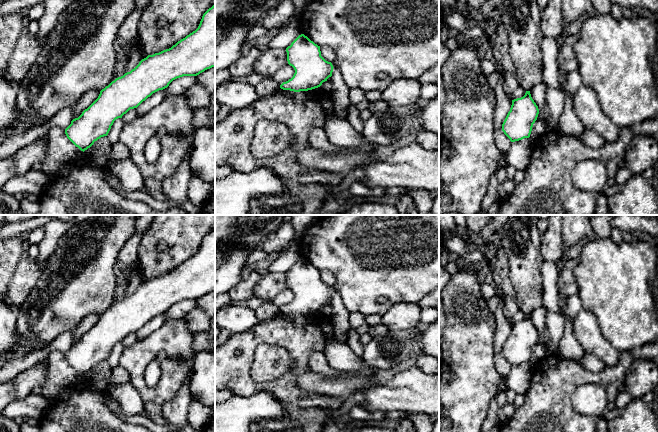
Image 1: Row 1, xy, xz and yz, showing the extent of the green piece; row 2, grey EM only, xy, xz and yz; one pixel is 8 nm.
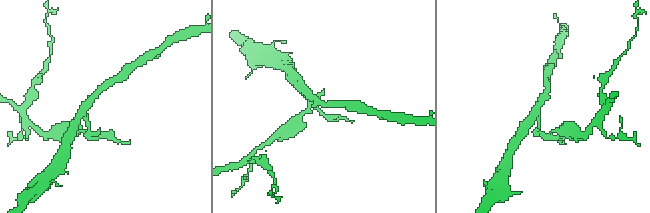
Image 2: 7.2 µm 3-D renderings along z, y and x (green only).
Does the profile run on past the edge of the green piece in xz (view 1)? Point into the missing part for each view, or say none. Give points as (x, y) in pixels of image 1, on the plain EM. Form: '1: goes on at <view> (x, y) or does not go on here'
1: does not go on here

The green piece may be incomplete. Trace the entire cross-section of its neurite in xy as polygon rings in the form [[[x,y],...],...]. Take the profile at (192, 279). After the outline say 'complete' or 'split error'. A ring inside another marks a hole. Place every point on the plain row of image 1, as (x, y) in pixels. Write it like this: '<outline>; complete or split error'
[[[215,229],[203,238],[200,248],[195,255],[178,265],[171,272],[153,279],[148,279],[130,296],[116,302],[108,310],[102,313],[98,322],[85,333],[78,342],[71,345],[71,348],[65,353],[65,358],[76,371],[84,376],[90,372],[95,365],[108,359],[111,350],[116,343],[122,342],[122,340],[130,333],[137,332],[153,317],[167,312],[169,308],[177,302],[183,300],[197,300],[212,291],[215,291]]]; complete

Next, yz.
[[[526,315],[523,321],[512,324],[510,335],[502,348],[502,355],[511,366],[529,362],[538,338],[538,330],[530,315]]]; complete

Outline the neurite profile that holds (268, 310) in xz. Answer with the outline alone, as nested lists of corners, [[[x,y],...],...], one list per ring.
[[[272,301],[266,302],[255,309],[255,315],[259,321],[276,317],[280,309]]]

